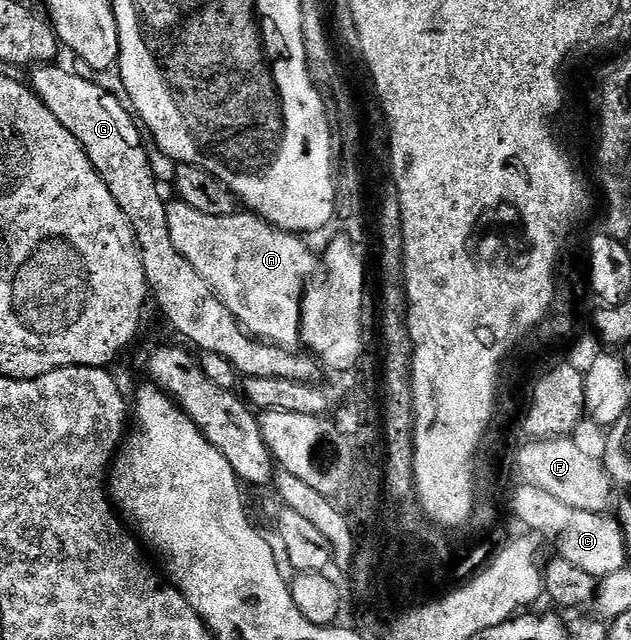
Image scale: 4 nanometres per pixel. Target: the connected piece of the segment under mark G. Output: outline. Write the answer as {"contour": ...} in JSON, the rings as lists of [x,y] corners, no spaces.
{"contour":[[[53,62],[33,67],[30,87],[44,103],[46,110],[50,110],[50,114],[54,114],[54,118],[58,118],[58,122],[62,122],[62,126],[66,126],[74,138],[78,138],[94,170],[98,170],[102,182],[106,182],[110,194],[114,194],[114,202],[118,202],[122,214],[126,214],[136,235],[151,299],[156,299],[169,326],[178,335],[185,336],[196,350],[226,358],[226,362],[230,362],[230,366],[234,366],[241,377],[315,381],[318,364],[311,355],[299,356],[299,351],[279,348],[249,336],[206,286],[206,282],[202,282],[190,262],[178,254],[170,238],[166,200],[160,197],[160,188],[151,172],[148,148],[140,141],[141,129],[133,113],[122,103],[121,97],[111,96],[102,85],[76,72],[67,72],[58,65]]]}

